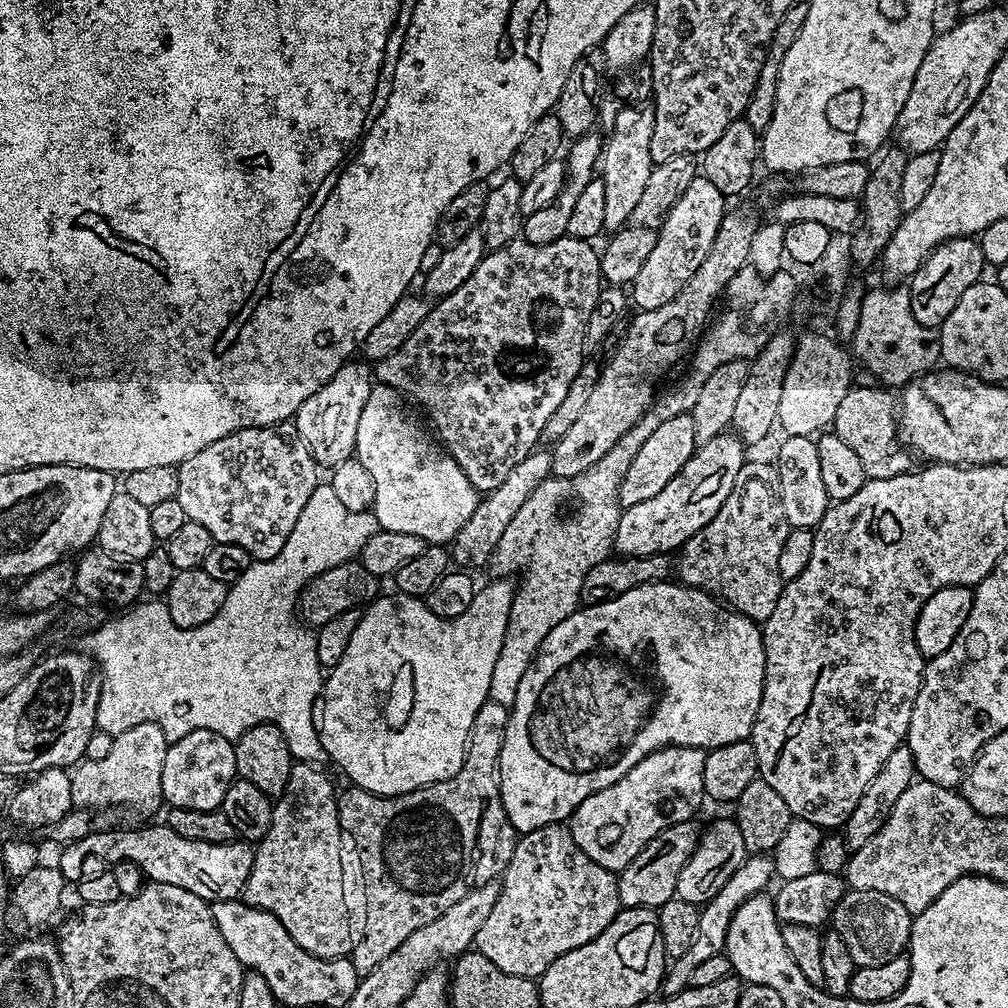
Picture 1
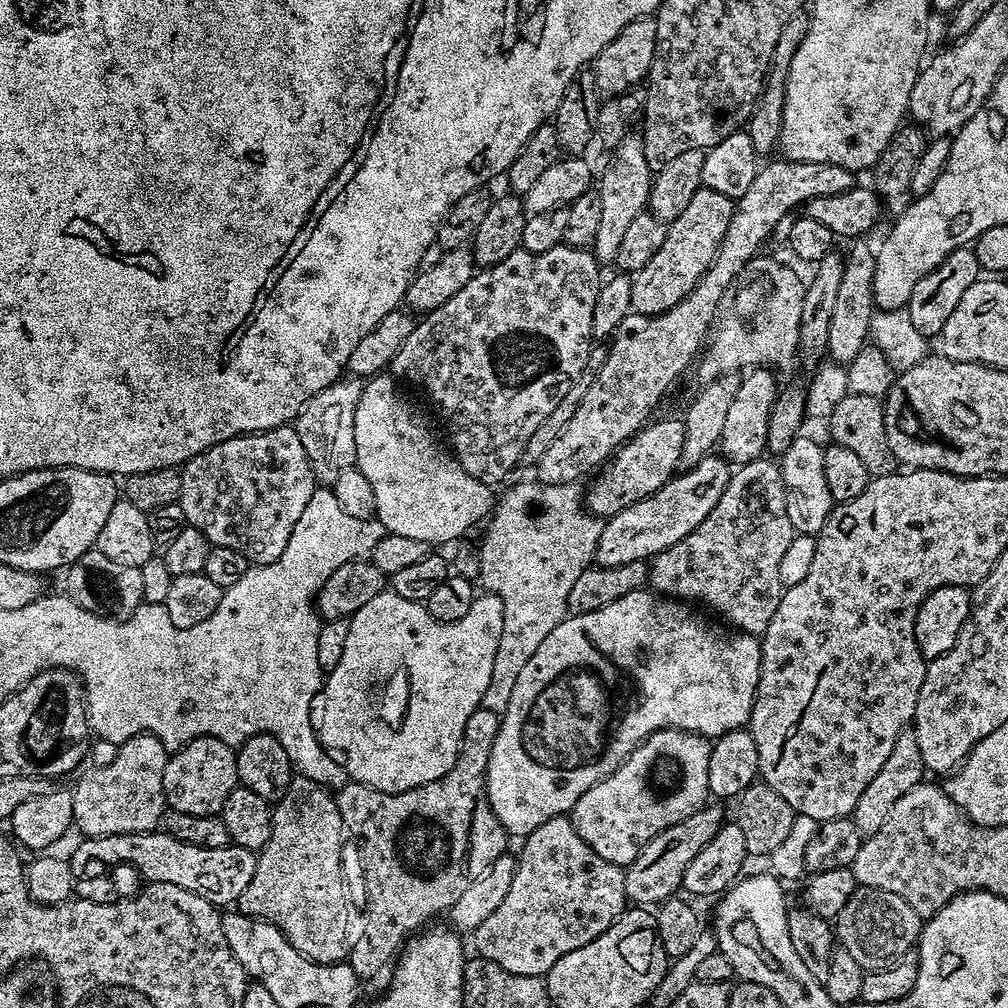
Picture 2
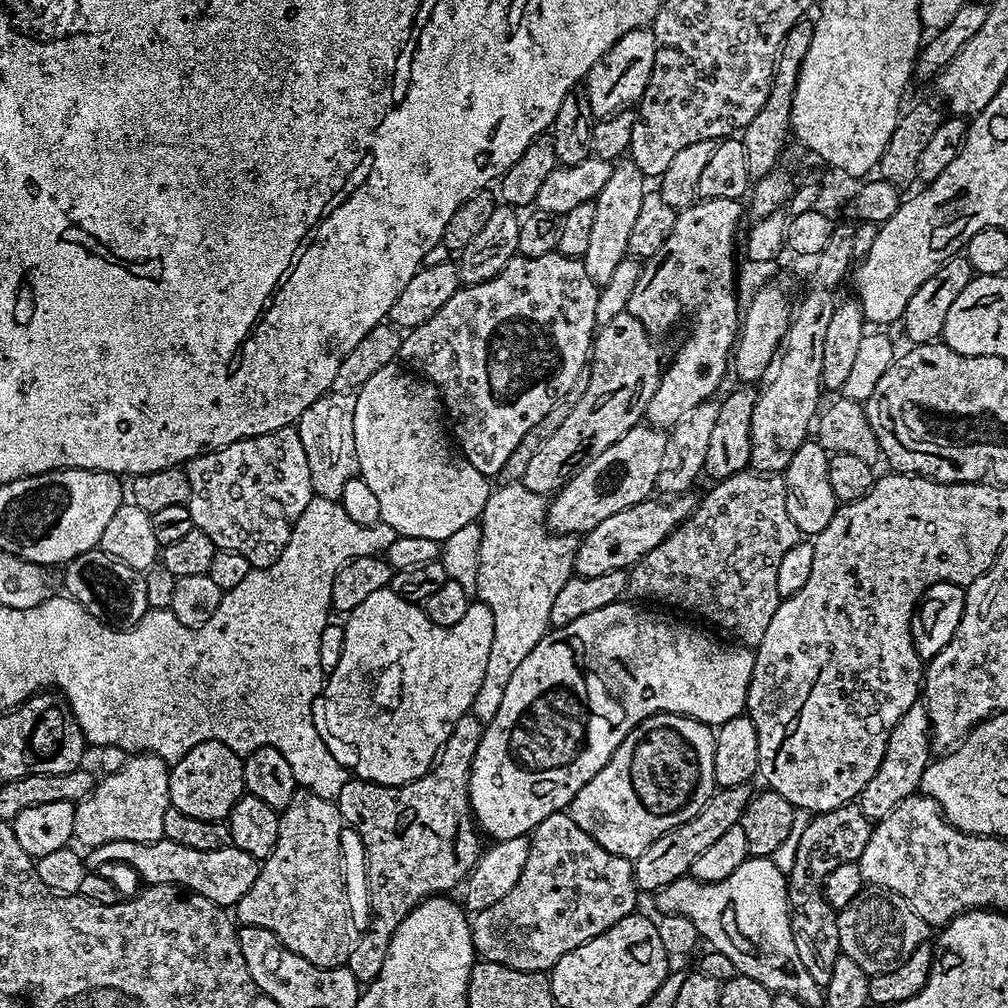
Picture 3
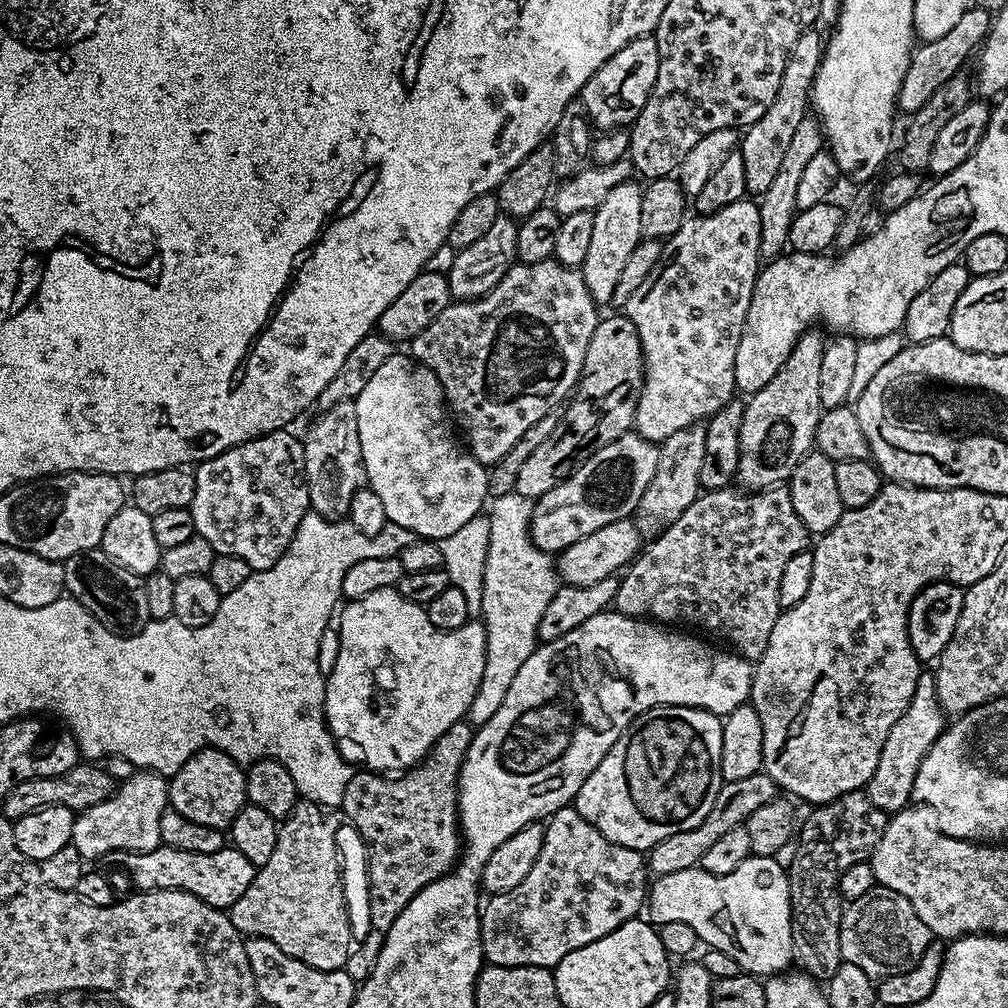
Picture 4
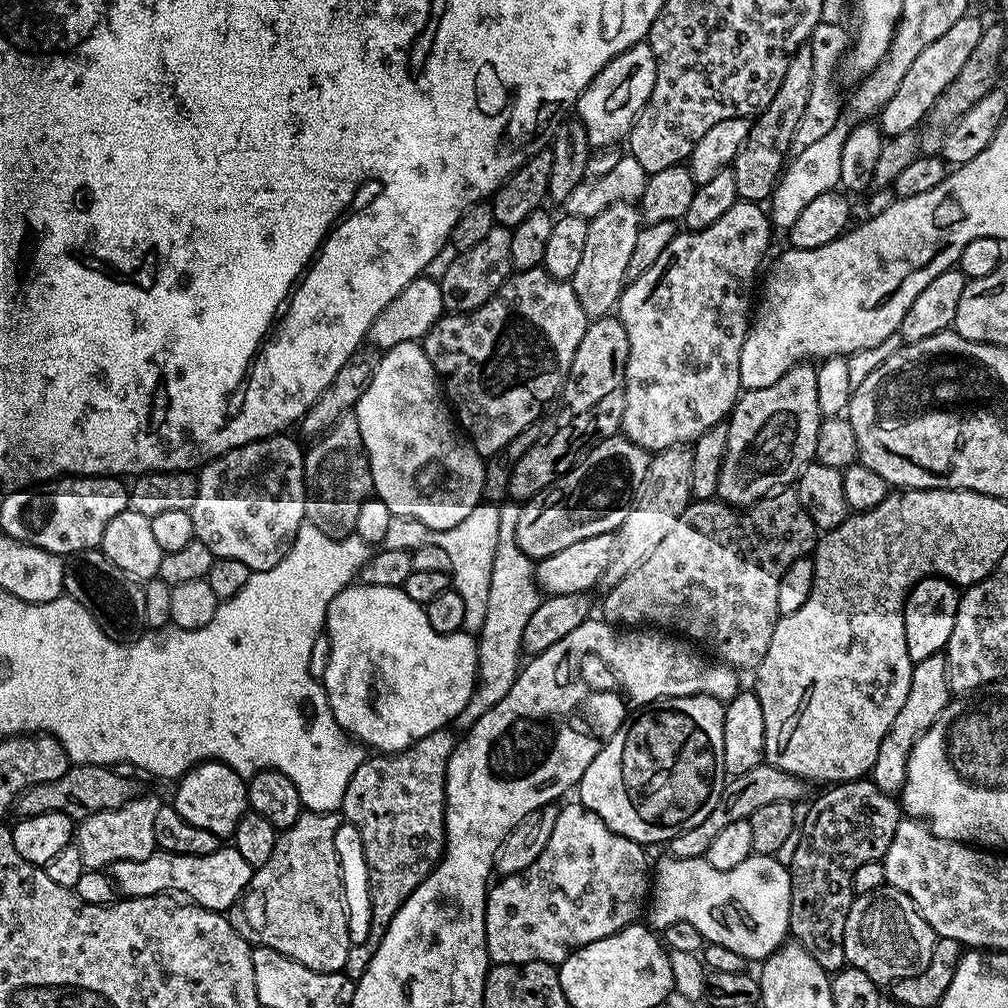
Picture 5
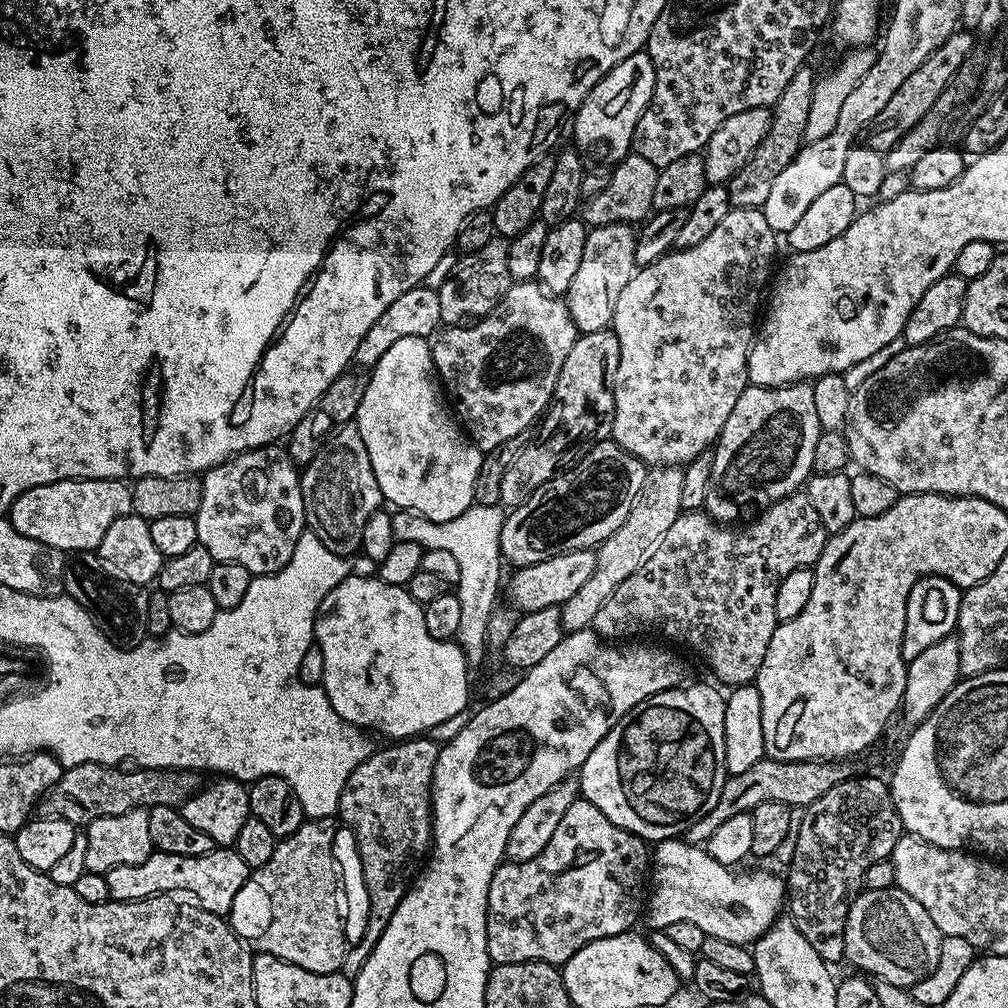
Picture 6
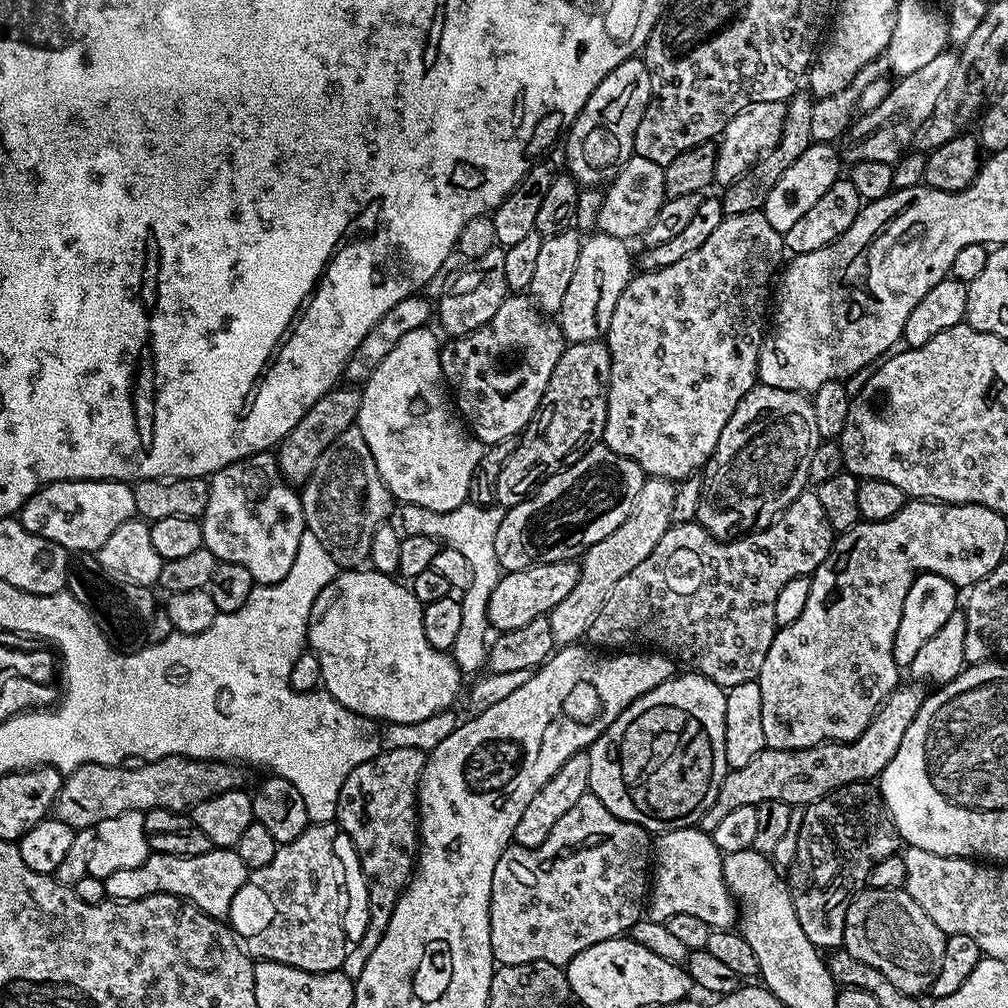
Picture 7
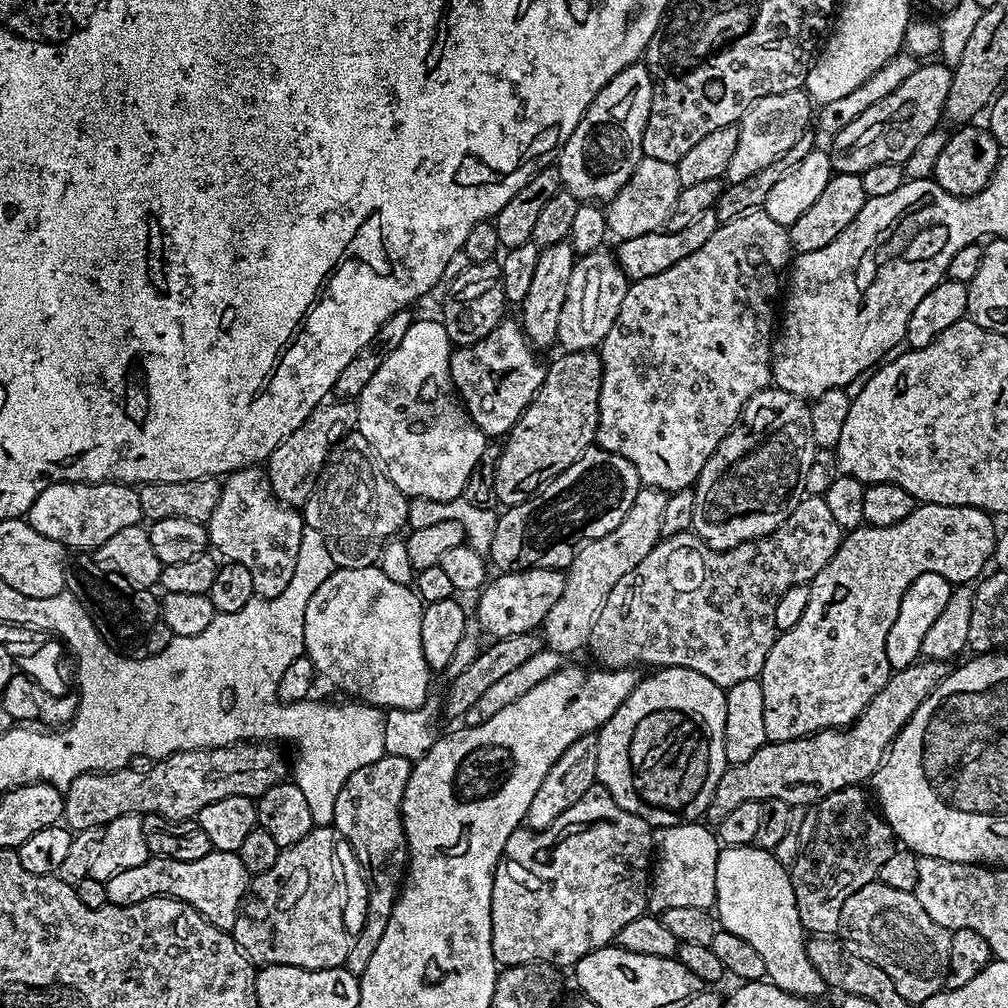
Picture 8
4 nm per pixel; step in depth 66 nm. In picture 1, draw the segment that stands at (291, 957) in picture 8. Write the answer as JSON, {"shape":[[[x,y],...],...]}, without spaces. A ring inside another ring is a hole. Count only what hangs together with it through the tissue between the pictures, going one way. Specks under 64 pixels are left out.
{"shape":[[[303,762],[293,763],[290,782],[286,782],[286,790],[273,803],[270,830],[255,845],[254,851],[256,857],[254,858],[254,866],[250,870],[250,878],[246,878],[246,886],[242,893],[242,899],[244,903],[250,906],[272,912],[274,918],[278,918],[278,922],[282,922],[282,926],[286,926],[286,934],[290,934],[290,938],[294,938],[294,942],[298,942],[298,946],[302,946],[302,950],[306,950],[323,960],[339,960],[351,957],[358,939],[358,932],[357,929],[356,932],[352,929],[352,920],[348,917],[348,900],[344,897],[344,860],[340,857],[340,836],[342,837],[342,829],[340,826],[338,788],[332,785],[331,778],[322,769],[323,767],[314,764]]]}

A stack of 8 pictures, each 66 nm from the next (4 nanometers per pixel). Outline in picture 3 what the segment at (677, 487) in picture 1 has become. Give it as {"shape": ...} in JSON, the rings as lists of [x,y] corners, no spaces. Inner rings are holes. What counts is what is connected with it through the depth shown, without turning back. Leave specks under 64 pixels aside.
{"shape":[[[692,494],[673,495],[669,504],[664,500],[667,499],[649,498],[626,510],[618,510],[618,514],[610,514],[610,518],[598,522],[594,530],[583,533],[576,550],[575,575],[597,576],[609,570],[631,569],[643,556],[650,554],[654,546],[661,544],[683,520],[687,520],[698,503],[697,497],[692,497]]]}

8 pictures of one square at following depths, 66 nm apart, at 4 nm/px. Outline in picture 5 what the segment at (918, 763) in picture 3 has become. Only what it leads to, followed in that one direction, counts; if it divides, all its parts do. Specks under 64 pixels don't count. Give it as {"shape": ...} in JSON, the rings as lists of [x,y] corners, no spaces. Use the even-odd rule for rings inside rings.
{"shape":[[[943,654],[915,661],[910,674],[910,691],[906,694],[906,702],[902,702],[902,710],[898,710],[894,722],[890,722],[890,730],[886,730],[882,746],[878,746],[878,758],[874,758],[870,779],[874,786],[878,786],[878,790],[889,794],[901,792],[906,782],[906,766],[910,762],[910,754],[918,738],[922,738],[922,734],[926,734],[926,730],[934,726],[949,699],[946,658]]]}

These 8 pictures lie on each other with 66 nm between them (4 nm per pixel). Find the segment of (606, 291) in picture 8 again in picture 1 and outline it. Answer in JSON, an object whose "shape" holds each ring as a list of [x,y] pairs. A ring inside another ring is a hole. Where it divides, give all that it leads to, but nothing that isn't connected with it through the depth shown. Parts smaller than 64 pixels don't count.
{"shape":[[[626,106],[615,119],[614,128],[607,133],[602,144],[598,168],[606,186],[605,229],[614,233],[631,221],[634,206],[646,190],[646,181],[653,170],[650,158],[650,138],[654,135],[654,114],[648,106]]]}

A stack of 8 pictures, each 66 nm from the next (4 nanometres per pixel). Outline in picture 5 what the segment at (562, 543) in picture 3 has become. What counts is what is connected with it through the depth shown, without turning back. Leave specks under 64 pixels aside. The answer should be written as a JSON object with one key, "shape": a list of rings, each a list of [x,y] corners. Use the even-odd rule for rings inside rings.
{"shape":[[[508,502],[500,508],[500,529],[498,530],[498,550],[494,554],[494,570],[490,570],[490,599],[486,605],[486,622],[482,622],[482,630],[478,634],[478,666],[476,667],[476,688],[470,694],[470,702],[462,706],[456,715],[455,727],[467,730],[486,714],[486,710],[494,710],[506,694],[510,694],[510,686],[514,686],[522,667],[522,649],[526,626],[538,610],[542,593],[536,583],[534,562],[518,546],[516,527],[521,505]]]}

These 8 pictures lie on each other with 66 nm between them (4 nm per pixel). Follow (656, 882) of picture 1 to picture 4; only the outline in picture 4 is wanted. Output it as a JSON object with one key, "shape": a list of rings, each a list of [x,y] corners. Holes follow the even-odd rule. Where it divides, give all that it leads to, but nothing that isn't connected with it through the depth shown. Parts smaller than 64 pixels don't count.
{"shape":[[[761,770],[750,774],[750,778],[738,778],[738,782],[721,783],[718,790],[718,798],[714,798],[714,806],[702,822],[694,830],[682,830],[678,834],[670,834],[670,838],[662,838],[662,842],[655,844],[647,853],[646,863],[648,871],[653,877],[662,874],[672,874],[674,870],[686,870],[699,865],[702,854],[726,834],[726,830],[734,830],[734,826],[743,824],[758,810],[758,806],[766,806],[766,802],[777,799],[778,789],[767,772]]]}

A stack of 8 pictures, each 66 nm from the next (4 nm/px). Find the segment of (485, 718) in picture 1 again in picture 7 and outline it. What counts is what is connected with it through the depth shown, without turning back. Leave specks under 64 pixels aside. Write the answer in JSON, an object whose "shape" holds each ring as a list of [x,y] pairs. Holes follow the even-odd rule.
{"shape":[[[385,747],[377,756],[370,758],[370,762],[362,762],[362,766],[350,770],[350,778],[342,782],[342,790],[338,794],[335,823],[356,847],[364,888],[368,891],[368,921],[364,924],[360,941],[351,945],[342,969],[353,982],[362,970],[366,970],[370,954],[374,954],[378,942],[382,942],[382,934],[386,934],[386,926],[390,926],[394,906],[416,867],[420,847],[416,791],[425,759],[425,753],[416,748]]]}

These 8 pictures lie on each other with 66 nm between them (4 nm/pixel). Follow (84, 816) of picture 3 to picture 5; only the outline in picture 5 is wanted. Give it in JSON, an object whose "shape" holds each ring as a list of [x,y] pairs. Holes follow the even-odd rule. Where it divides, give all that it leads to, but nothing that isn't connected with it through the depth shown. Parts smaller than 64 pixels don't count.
{"shape":[[[140,794],[120,808],[99,812],[79,821],[74,832],[74,843],[82,854],[85,869],[104,870],[114,862],[150,858],[150,854],[157,851],[154,842],[154,818],[158,815],[161,803],[161,797]]]}

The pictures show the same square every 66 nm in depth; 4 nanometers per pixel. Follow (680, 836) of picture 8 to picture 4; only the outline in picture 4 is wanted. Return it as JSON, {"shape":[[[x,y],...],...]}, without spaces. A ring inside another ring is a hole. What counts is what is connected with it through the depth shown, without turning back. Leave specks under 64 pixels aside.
{"shape":[[[747,856],[730,874],[721,876],[697,866],[655,877],[646,893],[646,916],[656,926],[666,922],[686,922],[686,926],[694,926],[701,945],[730,954],[740,969],[757,978],[783,973],[794,960],[790,886],[786,882],[786,870],[778,866],[775,856]]]}

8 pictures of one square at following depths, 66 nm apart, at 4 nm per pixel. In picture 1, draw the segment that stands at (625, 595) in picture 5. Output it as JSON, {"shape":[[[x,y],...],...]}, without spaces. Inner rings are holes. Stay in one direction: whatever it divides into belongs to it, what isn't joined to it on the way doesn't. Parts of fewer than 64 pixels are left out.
{"shape":[[[749,459],[738,470],[734,490],[722,502],[722,510],[678,549],[680,561],[675,561],[675,575],[680,575],[679,583],[709,592],[746,618],[766,621],[774,614],[774,606],[778,606],[782,587],[778,557],[789,531],[775,463]]]}

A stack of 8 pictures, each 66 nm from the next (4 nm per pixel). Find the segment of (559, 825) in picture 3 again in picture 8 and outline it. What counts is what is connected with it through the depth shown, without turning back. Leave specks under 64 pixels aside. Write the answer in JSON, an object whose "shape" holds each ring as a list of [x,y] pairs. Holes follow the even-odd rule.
{"shape":[[[597,782],[592,785],[590,790],[586,790],[586,794],[582,794],[582,798],[578,798],[578,802],[574,802],[574,806],[570,806],[570,810],[566,810],[566,814],[562,814],[558,819],[545,828],[537,828],[535,830],[521,826],[514,830],[514,834],[510,834],[510,838],[506,838],[506,846],[503,854],[500,855],[500,861],[496,867],[496,873],[492,879],[492,949],[494,950],[494,958],[497,965],[507,966],[510,964],[555,964],[557,968],[564,970],[566,966],[575,966],[586,954],[590,954],[599,948],[607,948],[615,941],[618,930],[622,930],[622,926],[626,926],[626,922],[634,922],[634,918],[645,915],[648,907],[648,893],[650,891],[650,869],[654,864],[654,828],[653,825],[646,823],[642,818],[638,818],[638,814],[630,814],[630,810],[622,810],[622,806],[618,806],[618,802],[614,802],[614,798],[608,791],[604,789],[604,785]]]}

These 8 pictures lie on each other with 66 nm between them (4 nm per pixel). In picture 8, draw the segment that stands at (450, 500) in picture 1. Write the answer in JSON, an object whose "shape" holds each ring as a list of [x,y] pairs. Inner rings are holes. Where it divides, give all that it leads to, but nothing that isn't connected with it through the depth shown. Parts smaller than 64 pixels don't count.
{"shape":[[[413,319],[402,342],[378,366],[358,397],[358,431],[386,465],[394,486],[409,498],[461,499],[470,470],[490,443],[484,431],[468,419],[456,394],[450,374],[453,351],[439,319]]]}

